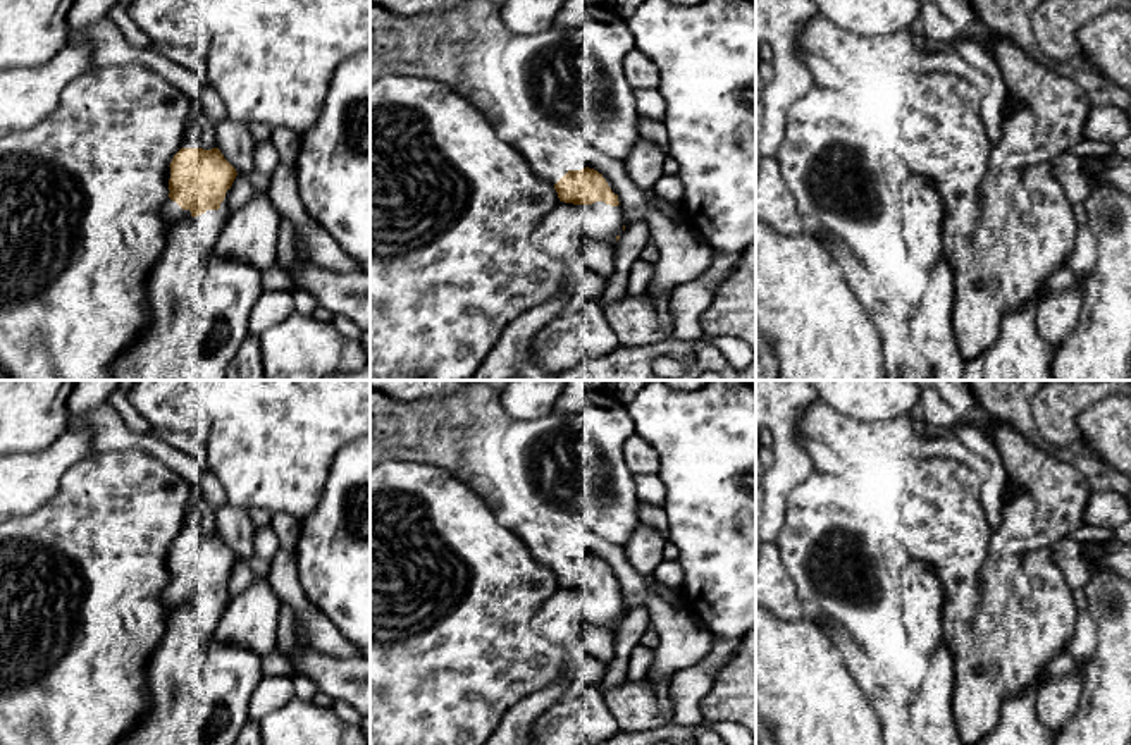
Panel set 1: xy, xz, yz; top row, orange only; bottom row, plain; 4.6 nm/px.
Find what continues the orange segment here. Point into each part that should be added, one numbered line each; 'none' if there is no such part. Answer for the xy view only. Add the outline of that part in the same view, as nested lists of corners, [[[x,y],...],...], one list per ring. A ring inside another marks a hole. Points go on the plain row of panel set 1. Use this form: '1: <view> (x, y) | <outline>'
1: xy (171, 597) | [[[167,583],[162,592],[162,604],[165,607],[165,616],[169,616],[172,609],[191,604],[191,597],[182,595],[176,587]]]

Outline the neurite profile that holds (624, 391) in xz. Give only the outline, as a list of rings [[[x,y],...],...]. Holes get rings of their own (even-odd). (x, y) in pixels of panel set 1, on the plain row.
[[[604,380],[604,392],[627,408],[649,380]]]

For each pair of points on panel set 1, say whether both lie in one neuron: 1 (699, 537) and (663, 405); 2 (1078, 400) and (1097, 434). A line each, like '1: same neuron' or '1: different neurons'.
1: same neuron
2: different neurons

